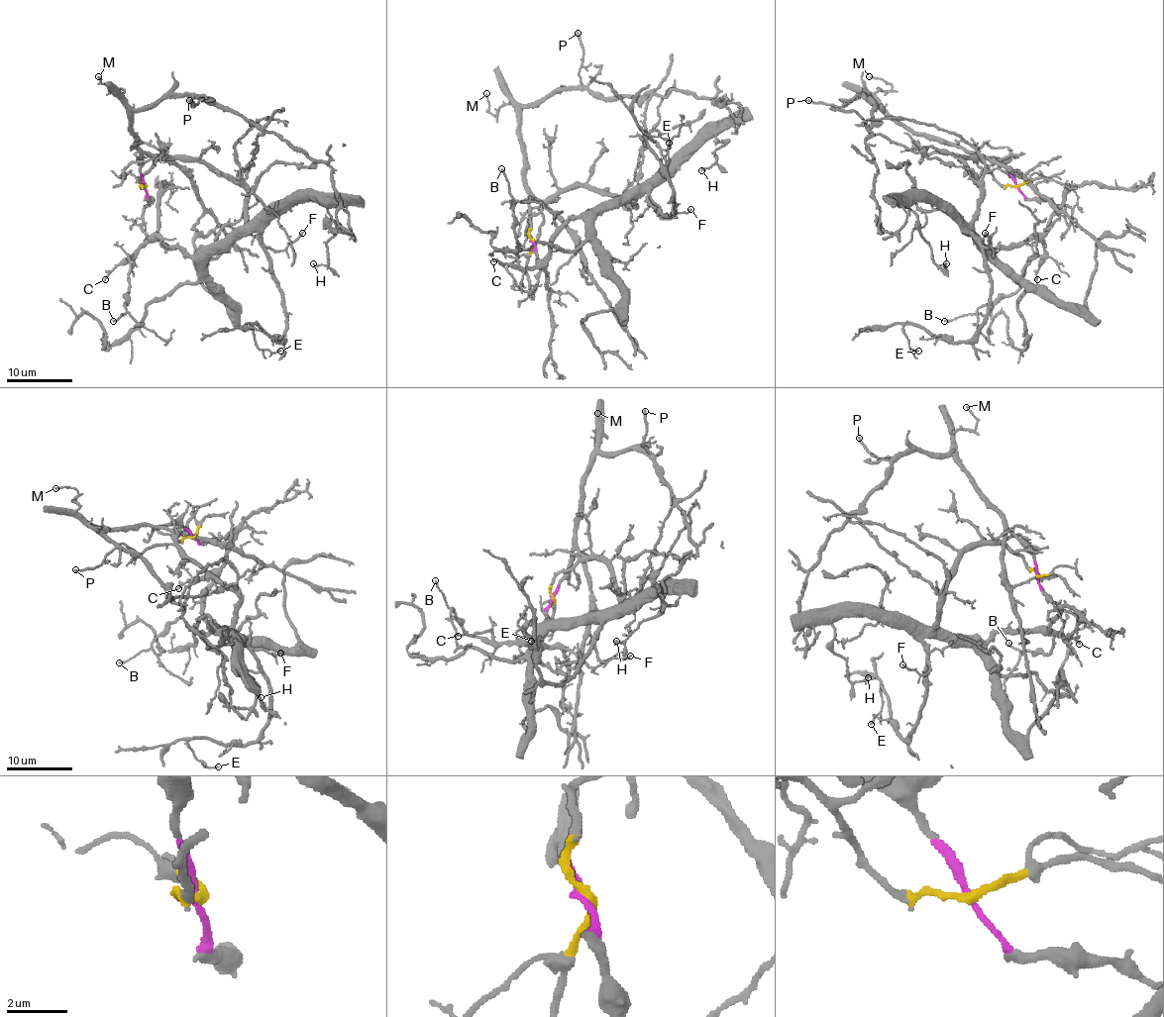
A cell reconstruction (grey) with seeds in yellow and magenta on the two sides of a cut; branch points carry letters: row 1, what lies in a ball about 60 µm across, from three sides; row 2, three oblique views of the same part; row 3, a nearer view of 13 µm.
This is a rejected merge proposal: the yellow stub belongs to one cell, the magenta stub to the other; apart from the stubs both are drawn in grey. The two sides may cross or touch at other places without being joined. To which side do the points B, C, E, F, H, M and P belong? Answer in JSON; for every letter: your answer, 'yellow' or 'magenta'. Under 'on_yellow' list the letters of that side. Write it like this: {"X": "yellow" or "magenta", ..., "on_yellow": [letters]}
{"B": "yellow", "C": "yellow", "E": "yellow", "F": "yellow", "H": "yellow", "M": "magenta", "P": "magenta", "on_yellow": ["B", "C", "E", "F", "H"]}

